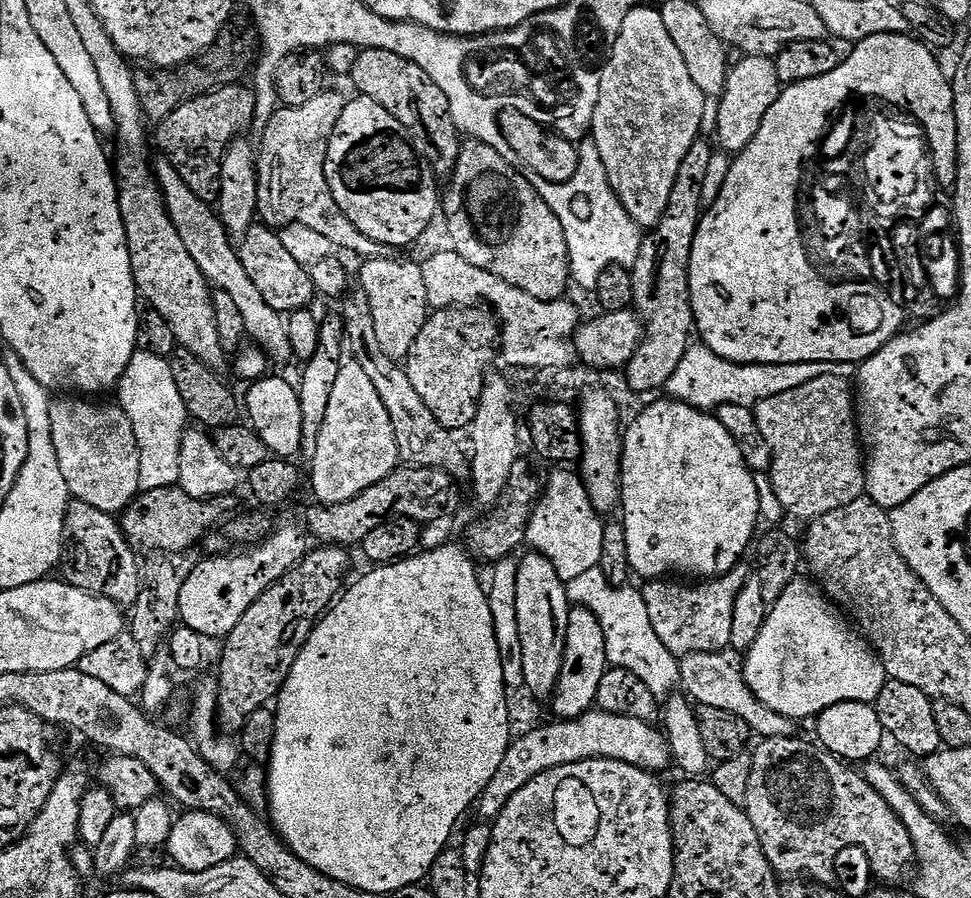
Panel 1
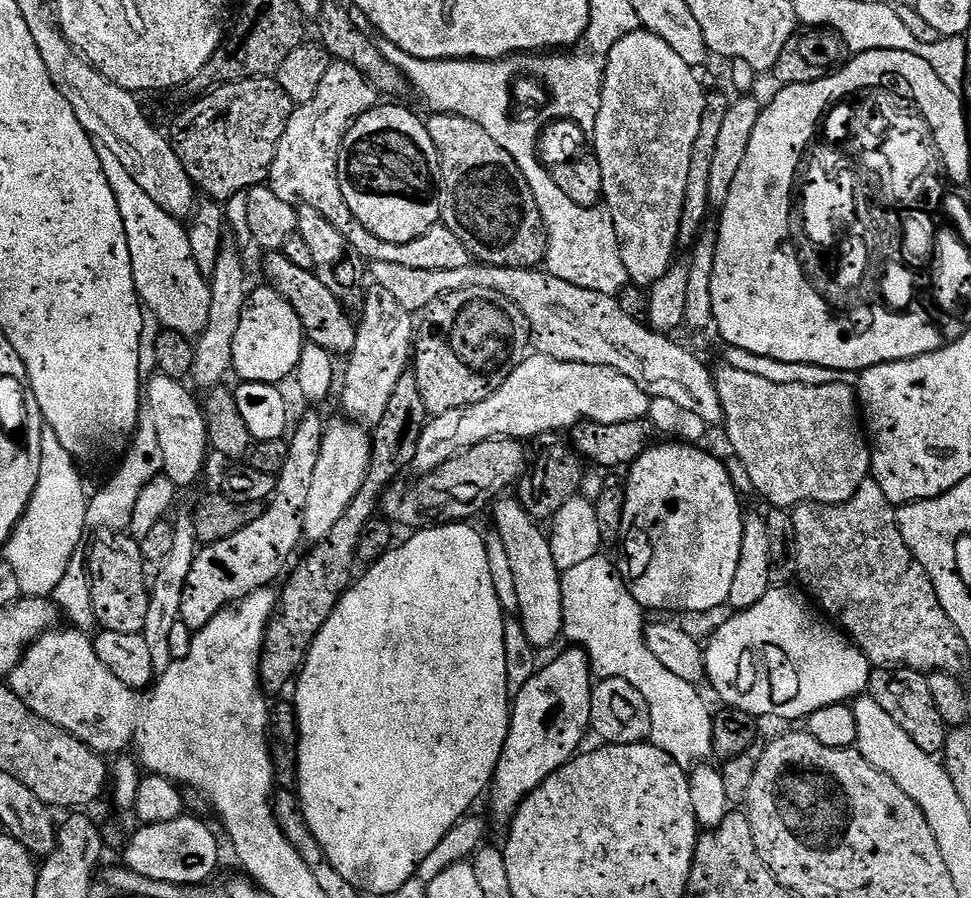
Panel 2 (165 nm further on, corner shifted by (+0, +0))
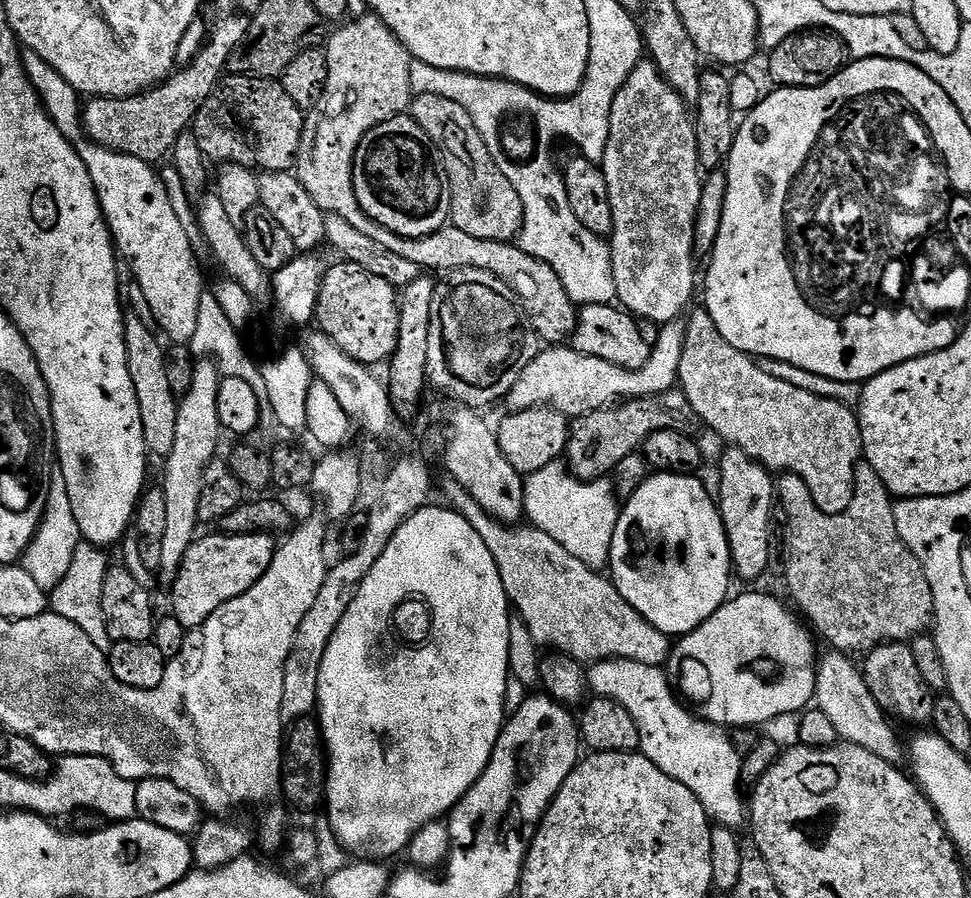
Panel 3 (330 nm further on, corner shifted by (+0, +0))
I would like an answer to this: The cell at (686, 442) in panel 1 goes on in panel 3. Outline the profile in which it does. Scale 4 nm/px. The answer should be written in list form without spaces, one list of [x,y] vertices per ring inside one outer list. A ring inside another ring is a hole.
[[[661,472],[649,475],[640,486],[634,495],[628,499],[623,505],[620,513],[620,521],[616,524],[614,530],[614,538],[610,546],[610,558],[608,559],[608,568],[610,569],[610,579],[615,584],[618,594],[622,594],[622,598],[639,616],[646,618],[660,632],[665,632],[670,638],[679,638],[687,636],[698,626],[702,626],[712,617],[719,608],[729,599],[728,587],[734,581],[734,569],[732,567],[732,551],[728,545],[726,538],[726,530],[724,523],[720,517],[719,503],[708,493],[706,485],[700,481],[701,477],[696,474],[681,474],[679,472]]]

